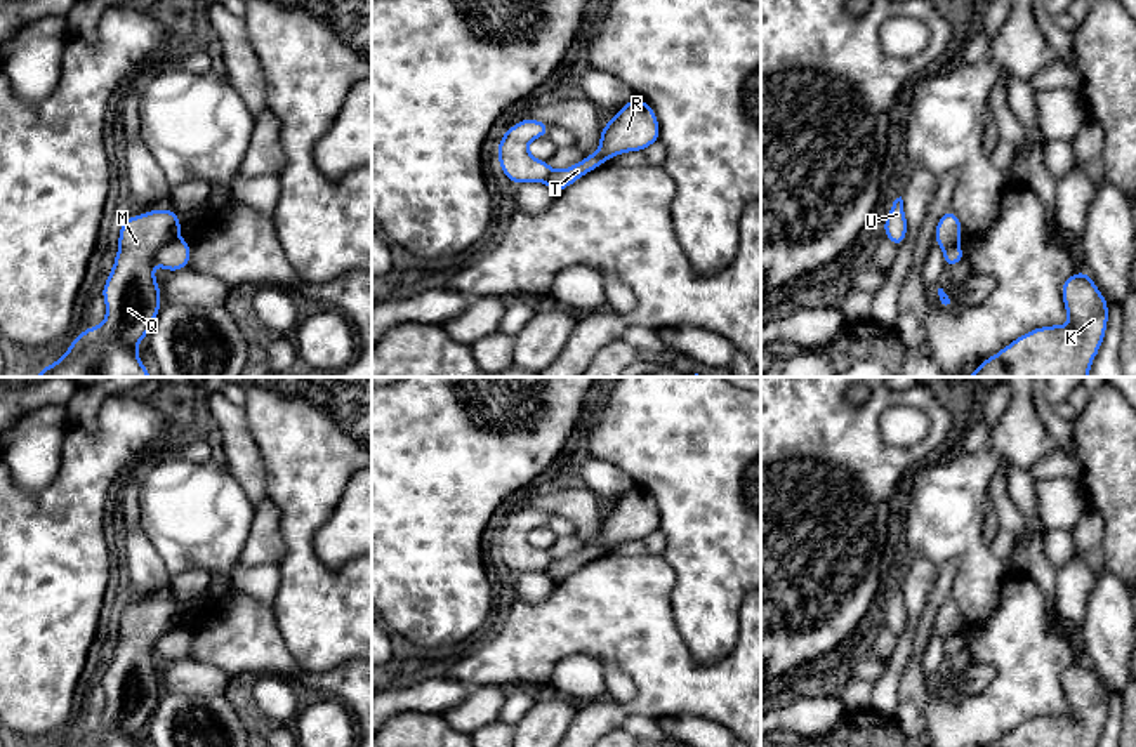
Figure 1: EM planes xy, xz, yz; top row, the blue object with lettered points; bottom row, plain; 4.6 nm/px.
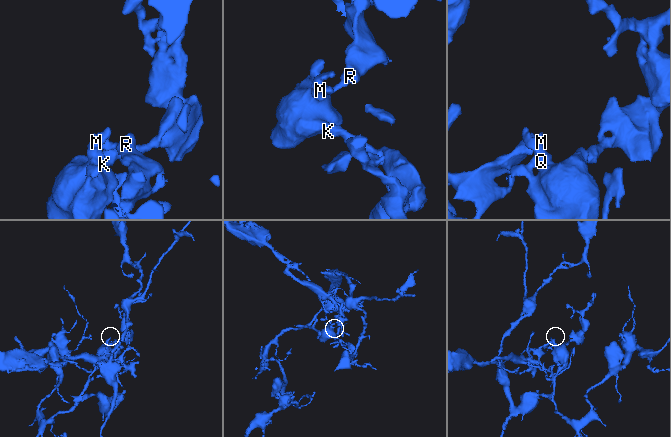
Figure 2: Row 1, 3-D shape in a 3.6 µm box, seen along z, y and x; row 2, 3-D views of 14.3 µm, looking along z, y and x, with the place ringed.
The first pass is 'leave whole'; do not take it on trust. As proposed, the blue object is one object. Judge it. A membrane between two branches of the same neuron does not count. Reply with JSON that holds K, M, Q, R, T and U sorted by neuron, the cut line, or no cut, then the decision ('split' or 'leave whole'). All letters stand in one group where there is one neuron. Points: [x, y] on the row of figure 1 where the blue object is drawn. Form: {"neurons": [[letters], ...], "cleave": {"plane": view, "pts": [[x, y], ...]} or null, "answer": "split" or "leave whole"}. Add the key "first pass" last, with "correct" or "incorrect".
{"neurons": [["K", "M", "Q", "R", "T", "U"]], "cleave": null, "answer": "leave whole", "first pass": "correct"}

